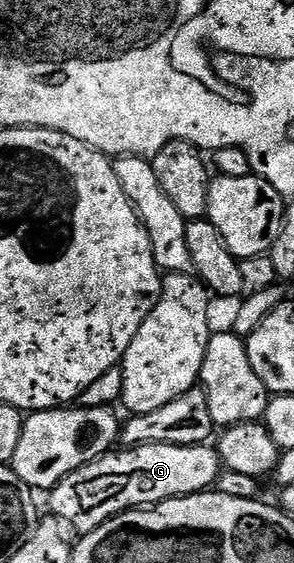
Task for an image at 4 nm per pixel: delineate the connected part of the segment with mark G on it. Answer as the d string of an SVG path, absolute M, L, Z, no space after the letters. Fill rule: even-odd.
M152 443L146 447L117 449L59 481L48 496L49 507L54 511L50 512L62 524L70 523L77 533L86 535L124 511L208 491L216 484L222 470L220 455L209 445L184 447Z

